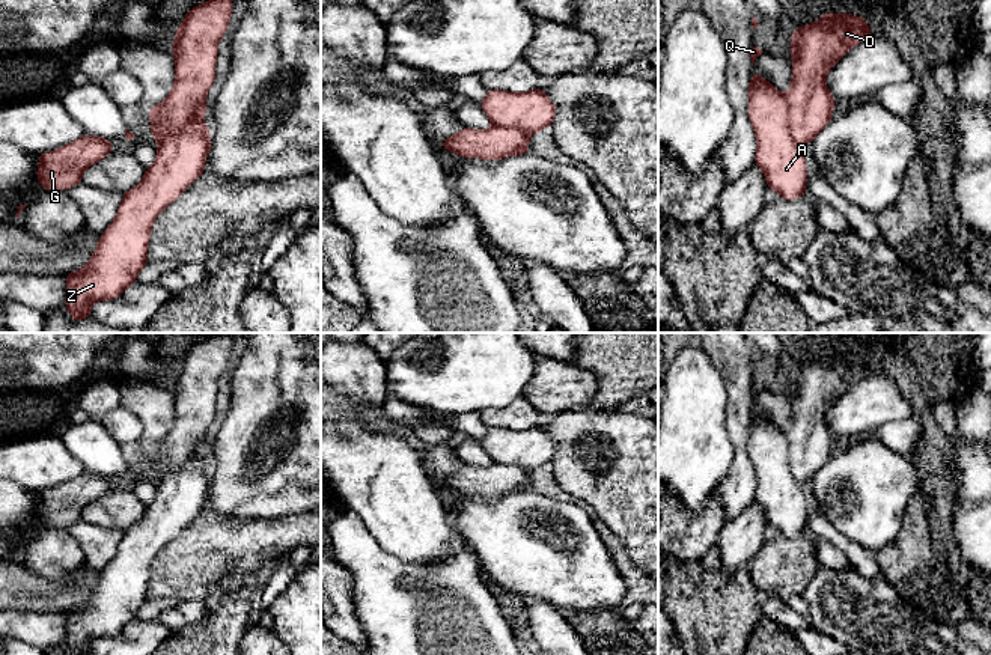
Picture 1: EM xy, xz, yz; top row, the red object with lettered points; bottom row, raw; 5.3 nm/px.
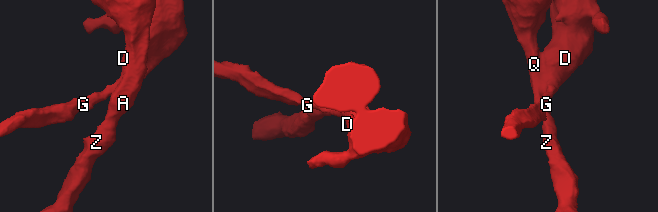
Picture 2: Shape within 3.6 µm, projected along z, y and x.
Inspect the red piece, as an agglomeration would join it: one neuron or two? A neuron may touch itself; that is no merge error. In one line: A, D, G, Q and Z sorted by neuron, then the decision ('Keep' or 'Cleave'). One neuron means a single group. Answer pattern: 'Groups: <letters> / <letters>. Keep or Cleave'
Groups: A D G Q Z. Keep

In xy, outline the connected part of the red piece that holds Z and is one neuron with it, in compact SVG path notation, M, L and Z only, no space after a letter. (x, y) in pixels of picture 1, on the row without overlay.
M232 333L215 334L191 346L176 367L176 373L173 376L175 422L172 431L163 440L149 446L148 450L152 461L151 473L154 477L160 479L160 483L157 485L157 497L145 507L143 518L123 532L123 538L117 547L116 556L102 569L96 587L86 604L80 608L66 611L65 643L69 647L71 655L92 655L90 643L93 640L114 637L130 622L136 620L139 608L148 601L146 590L154 557L205 509L205 495L211 489L212 479L209 477L209 465L202 458L202 455L206 452L203 438L215 416L215 398L218 391L217 381L227 369L230 352Z

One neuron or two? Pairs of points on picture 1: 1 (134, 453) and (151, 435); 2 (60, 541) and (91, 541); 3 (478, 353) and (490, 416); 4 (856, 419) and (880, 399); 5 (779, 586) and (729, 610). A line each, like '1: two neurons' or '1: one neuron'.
1: two neurons
2: two neurons
3: two neurons
4: one neuron
5: two neurons

